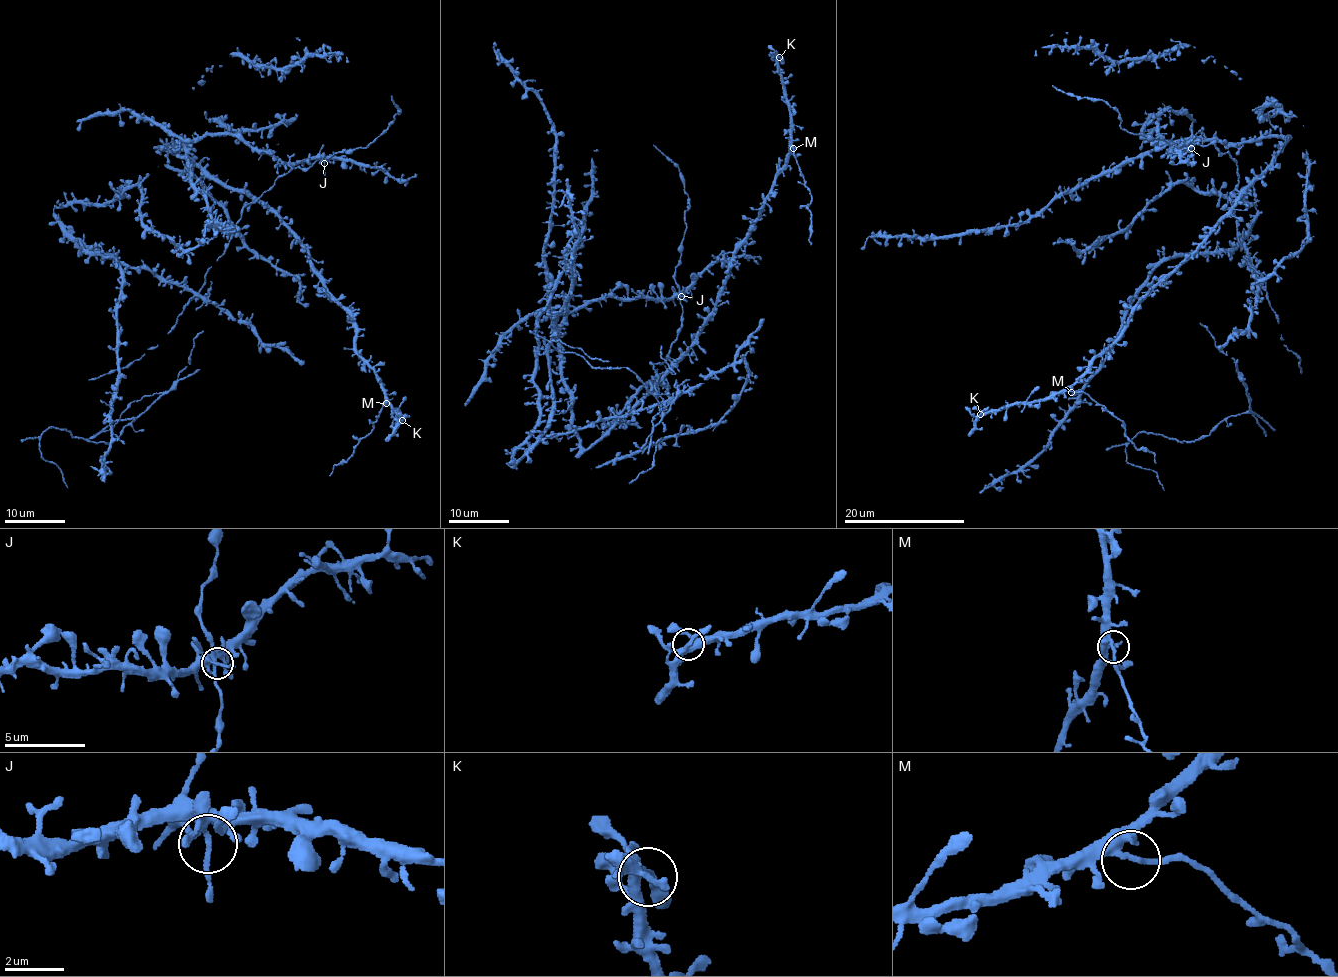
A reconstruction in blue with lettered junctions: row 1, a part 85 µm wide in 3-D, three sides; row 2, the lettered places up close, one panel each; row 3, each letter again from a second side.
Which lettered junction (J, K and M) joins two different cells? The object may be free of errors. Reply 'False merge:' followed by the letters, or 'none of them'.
False merge: M

